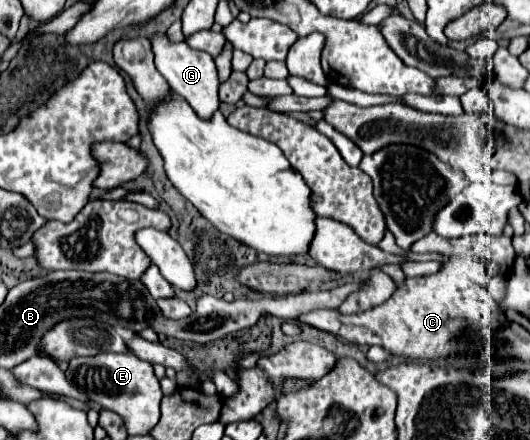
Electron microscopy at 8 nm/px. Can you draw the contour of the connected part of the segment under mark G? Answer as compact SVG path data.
M157 32L149 40L155 54L155 66L161 72L161 76L167 80L171 90L183 96L197 116L211 118L213 112L219 108L219 96L217 96L219 78L217 78L217 68L213 58L207 52L193 50L187 42L171 42L165 32Z

